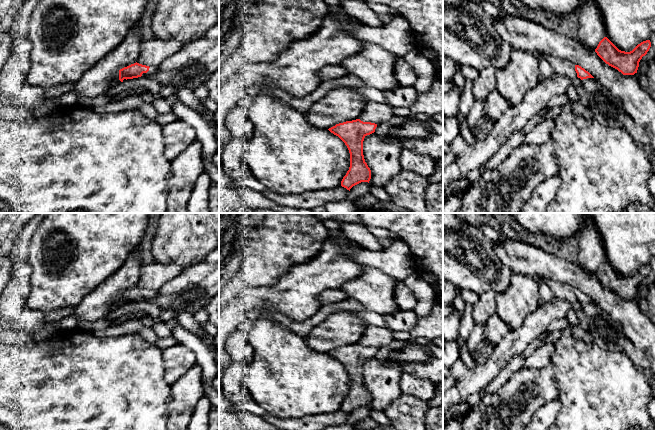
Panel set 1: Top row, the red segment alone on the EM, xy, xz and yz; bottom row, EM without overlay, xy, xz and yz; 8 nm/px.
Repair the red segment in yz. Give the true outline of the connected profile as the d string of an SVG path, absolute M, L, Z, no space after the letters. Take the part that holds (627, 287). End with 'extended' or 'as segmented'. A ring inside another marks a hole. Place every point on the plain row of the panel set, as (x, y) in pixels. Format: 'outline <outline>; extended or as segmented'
outline M604 261L595 276L606 288L623 299L634 299L637 297L640 284L647 278L650 271L650 264L646 264L638 268L632 275L625 276L619 274L607 261Z; as segmented

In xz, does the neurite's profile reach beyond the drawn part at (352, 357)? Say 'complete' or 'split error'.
split error

